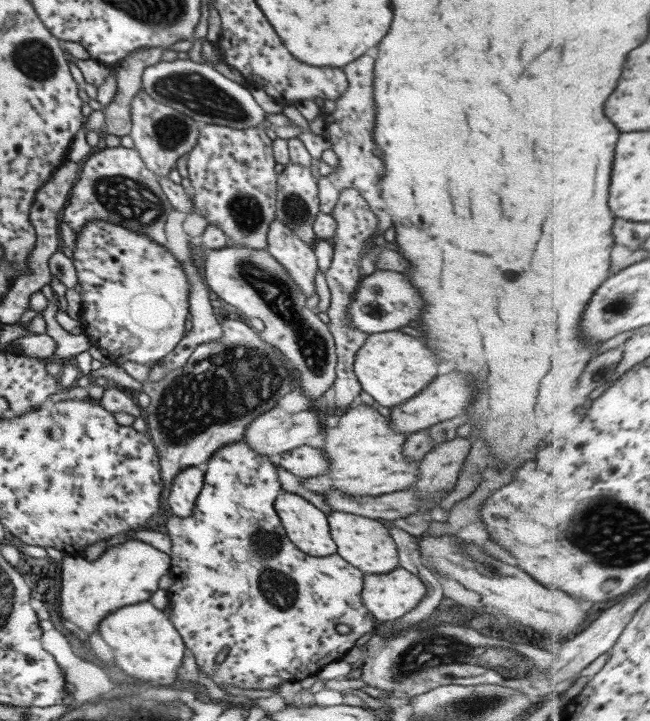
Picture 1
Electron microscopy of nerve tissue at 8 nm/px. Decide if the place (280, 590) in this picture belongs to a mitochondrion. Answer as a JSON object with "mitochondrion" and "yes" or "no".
{"mitochondrion":"yes"}

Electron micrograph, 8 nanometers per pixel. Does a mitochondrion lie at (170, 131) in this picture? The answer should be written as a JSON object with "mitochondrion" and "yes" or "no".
{"mitochondrion":"yes"}

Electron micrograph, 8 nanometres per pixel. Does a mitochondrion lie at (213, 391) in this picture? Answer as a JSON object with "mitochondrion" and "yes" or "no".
{"mitochondrion":"yes"}

